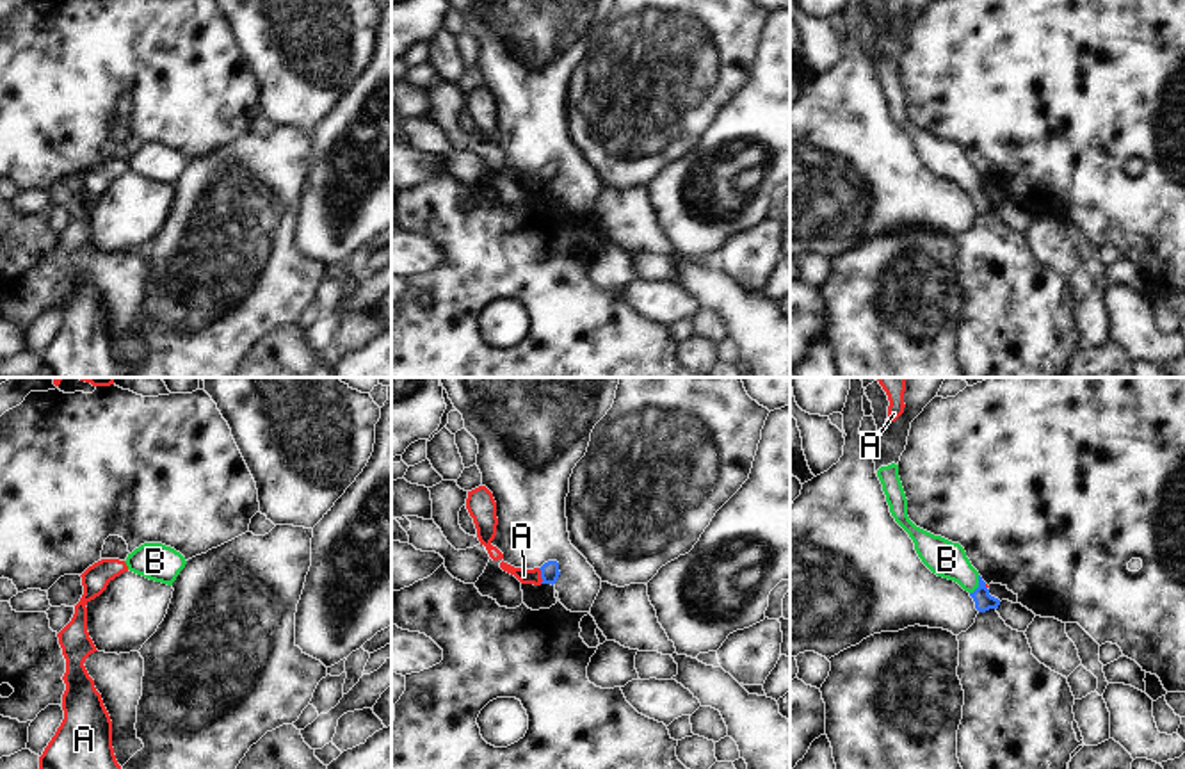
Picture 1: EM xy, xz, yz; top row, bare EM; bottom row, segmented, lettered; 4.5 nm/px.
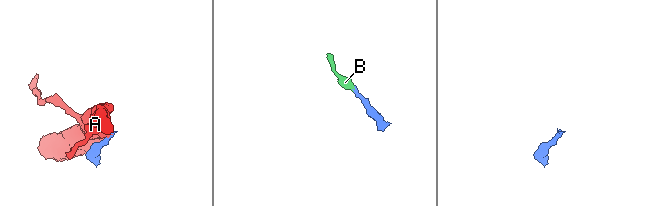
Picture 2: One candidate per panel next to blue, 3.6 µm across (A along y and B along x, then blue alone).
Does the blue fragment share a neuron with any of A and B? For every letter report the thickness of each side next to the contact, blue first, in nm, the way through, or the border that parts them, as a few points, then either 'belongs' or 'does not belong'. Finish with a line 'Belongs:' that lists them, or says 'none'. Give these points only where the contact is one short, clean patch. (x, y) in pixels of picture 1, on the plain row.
A: 80/70 nm | along xz (538, 169), (541, 184) | does not belong
B: 80/170 nm | across yz (983, 202), (979, 186), (947, 161) | belongs
Belongs: B

